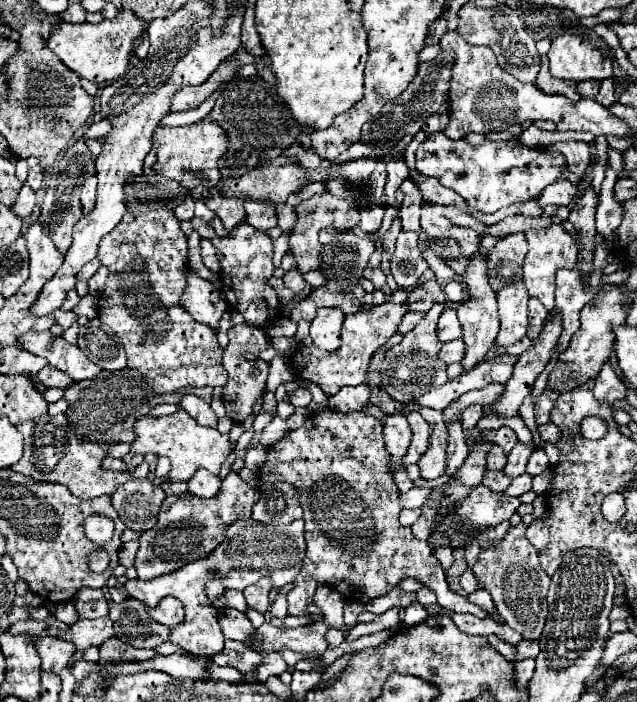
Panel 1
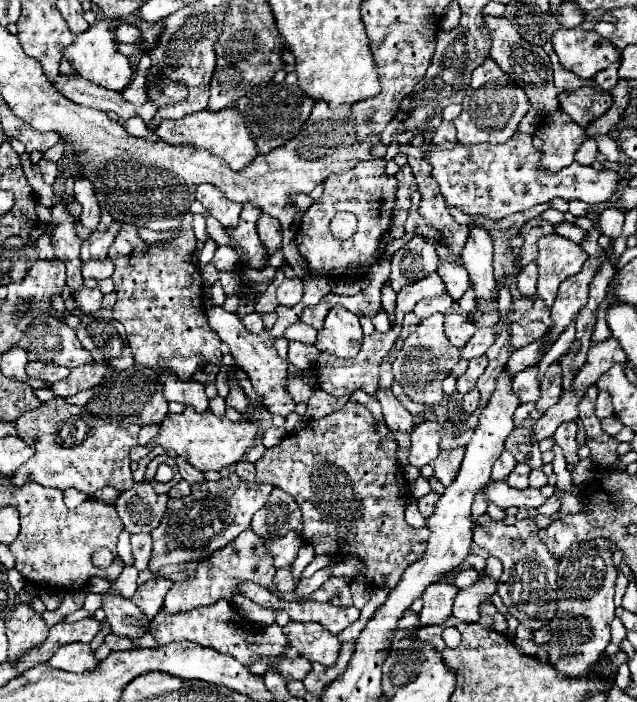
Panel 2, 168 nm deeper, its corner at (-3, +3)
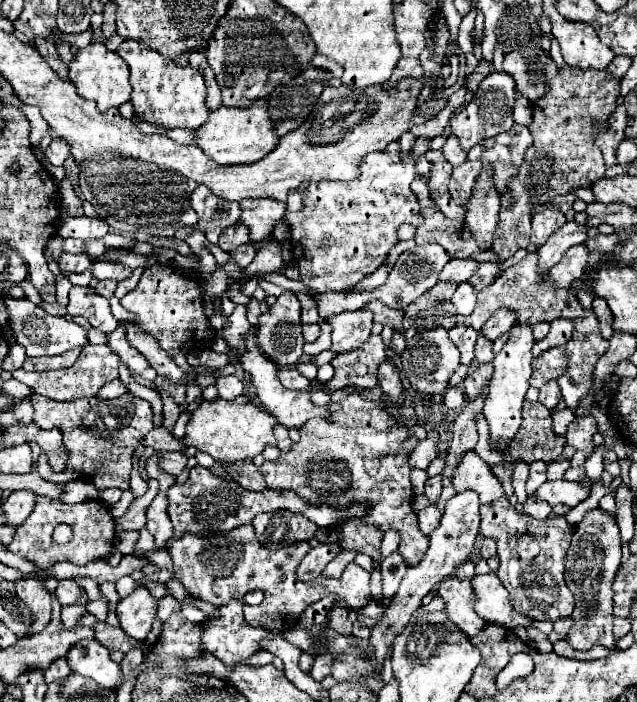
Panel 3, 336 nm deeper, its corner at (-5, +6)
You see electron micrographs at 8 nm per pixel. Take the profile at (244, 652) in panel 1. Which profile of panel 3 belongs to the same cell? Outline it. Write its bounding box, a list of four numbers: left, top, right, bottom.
[310,657,334,681]

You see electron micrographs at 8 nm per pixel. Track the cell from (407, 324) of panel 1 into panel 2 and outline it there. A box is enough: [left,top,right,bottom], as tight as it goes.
[414,294,452,318]

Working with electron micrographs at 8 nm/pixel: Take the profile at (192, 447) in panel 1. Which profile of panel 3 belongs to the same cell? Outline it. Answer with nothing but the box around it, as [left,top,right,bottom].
[184,395,278,461]

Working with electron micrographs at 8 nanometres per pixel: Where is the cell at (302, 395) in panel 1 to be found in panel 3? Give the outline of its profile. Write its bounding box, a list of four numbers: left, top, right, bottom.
[278,369,310,391]

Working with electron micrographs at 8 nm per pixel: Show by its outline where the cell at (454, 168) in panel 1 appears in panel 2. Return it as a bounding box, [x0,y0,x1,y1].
[424,132,620,220]

